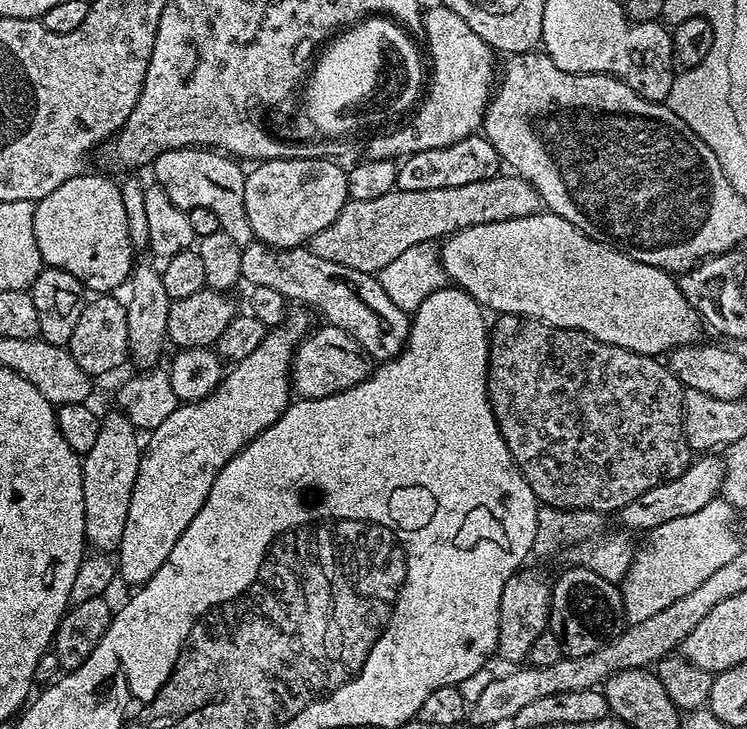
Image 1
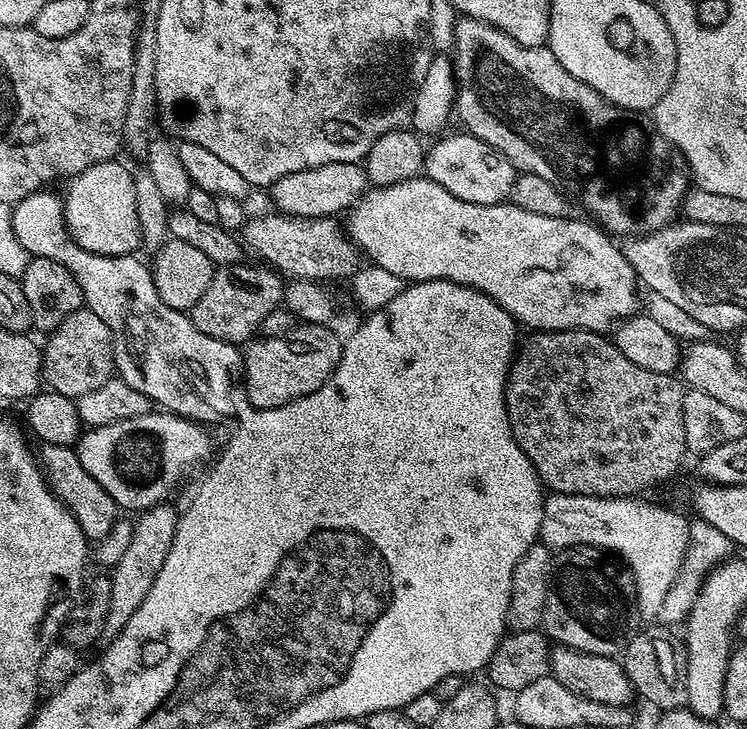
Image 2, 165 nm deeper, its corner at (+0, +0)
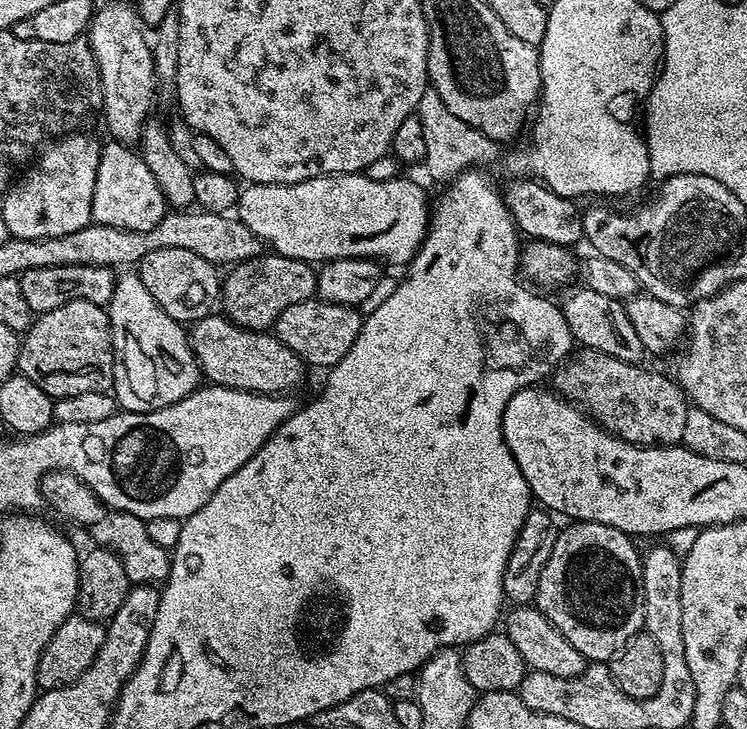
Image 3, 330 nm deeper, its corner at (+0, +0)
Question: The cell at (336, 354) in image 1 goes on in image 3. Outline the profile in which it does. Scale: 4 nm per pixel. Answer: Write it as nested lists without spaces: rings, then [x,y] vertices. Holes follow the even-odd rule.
[[[223,314],[195,321],[190,328],[190,339],[203,379],[217,388],[237,388],[274,396],[291,393],[291,388],[298,387],[304,380],[306,365],[294,350],[280,343],[274,334],[240,328]]]

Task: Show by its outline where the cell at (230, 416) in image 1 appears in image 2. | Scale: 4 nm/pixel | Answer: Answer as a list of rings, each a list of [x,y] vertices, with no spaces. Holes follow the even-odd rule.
[[[165,502],[141,512],[132,524],[130,546],[122,553],[122,558],[110,570],[110,610],[106,614],[106,629],[115,634],[130,620],[134,610],[146,602],[146,594],[150,594],[150,586],[154,586],[154,578],[158,578],[158,570],[162,570],[162,562],[166,562],[166,554],[170,554],[170,546],[174,542],[178,512]]]

